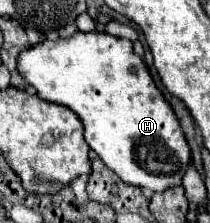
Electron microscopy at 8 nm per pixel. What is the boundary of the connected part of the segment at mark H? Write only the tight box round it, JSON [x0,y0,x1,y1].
[17,30,191,192]

